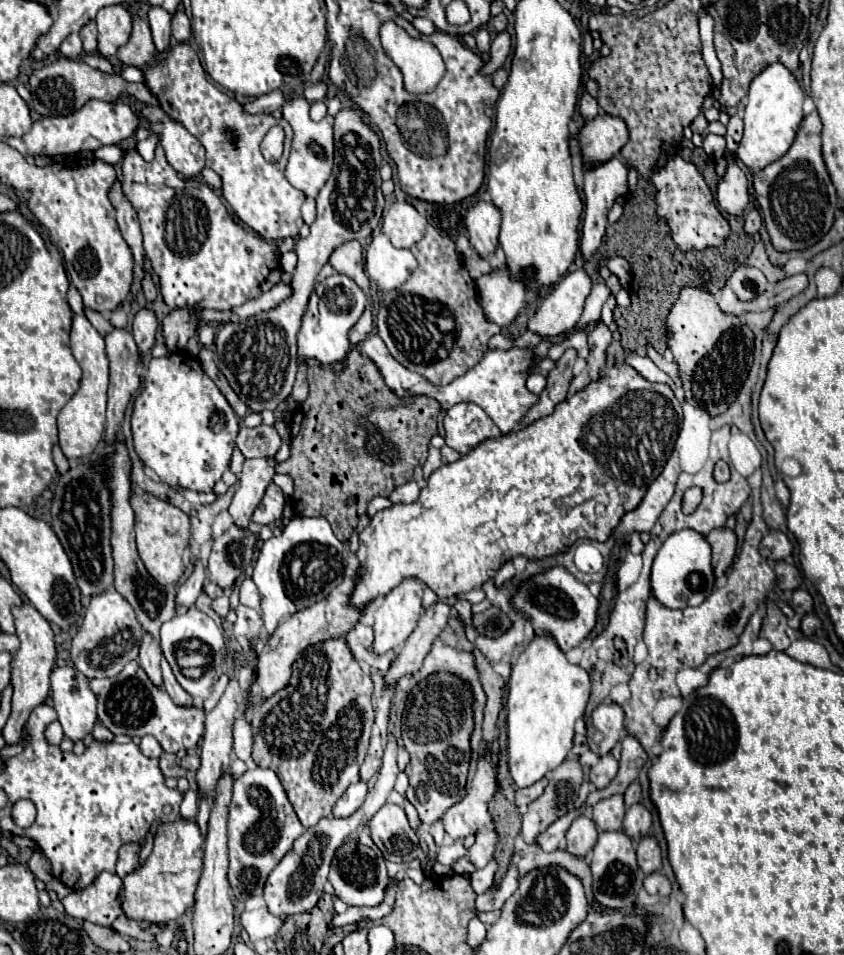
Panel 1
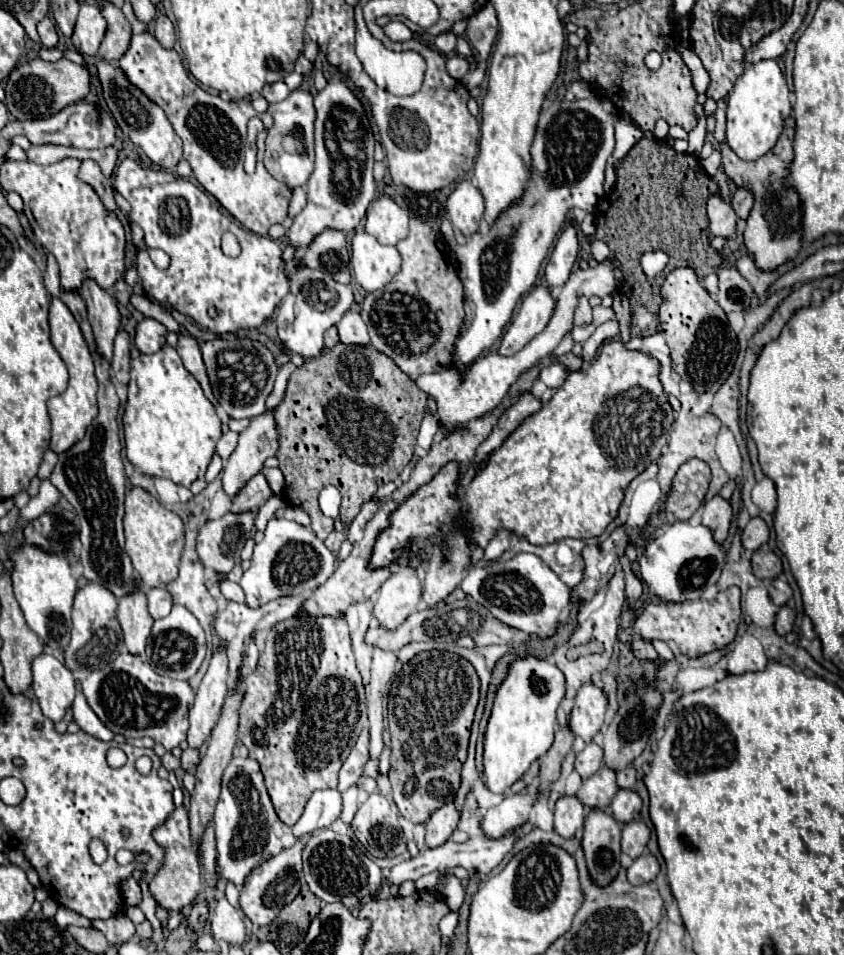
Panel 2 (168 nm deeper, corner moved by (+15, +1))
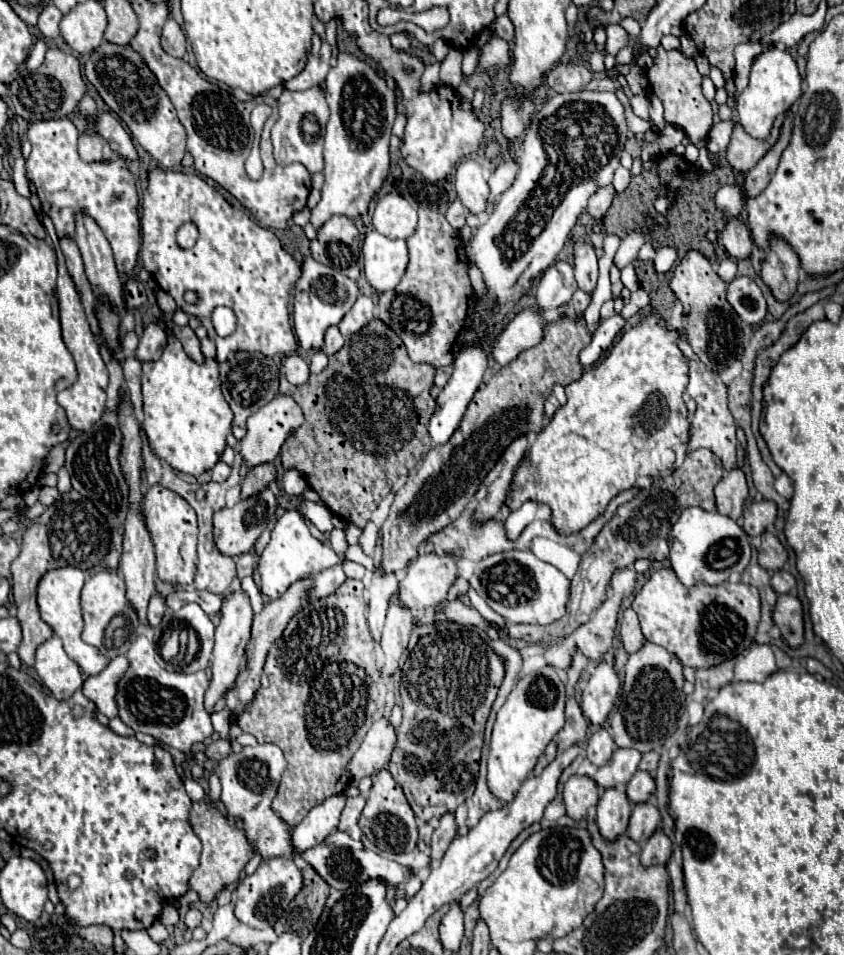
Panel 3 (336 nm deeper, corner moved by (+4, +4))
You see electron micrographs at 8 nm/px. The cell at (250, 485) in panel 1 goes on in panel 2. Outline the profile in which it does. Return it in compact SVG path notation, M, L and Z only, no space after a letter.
M273 410L251 418L249 426L239 434L237 448L223 468L223 490L233 498L249 478L253 478L269 456L279 450L279 432Z

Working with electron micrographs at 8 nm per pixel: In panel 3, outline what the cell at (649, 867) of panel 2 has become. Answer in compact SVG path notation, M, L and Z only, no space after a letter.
M658 829L646 843L642 849L642 863L644 867L652 867L652 865L666 865L668 859L672 855L672 843L670 839L662 833L662 829Z

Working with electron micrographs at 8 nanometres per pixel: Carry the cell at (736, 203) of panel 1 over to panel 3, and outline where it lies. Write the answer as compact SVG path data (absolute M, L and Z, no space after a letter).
M738 217L728 219L722 233L720 233L720 239L722 239L722 245L726 247L730 257L736 257L736 259L750 257L752 237L750 237L748 225L742 219L738 219Z

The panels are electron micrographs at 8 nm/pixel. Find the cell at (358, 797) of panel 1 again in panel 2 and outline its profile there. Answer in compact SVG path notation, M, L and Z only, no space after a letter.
M315 790L309 798L301 818L293 824L293 836L305 840L311 832L319 828L329 828L341 814L341 794L339 790Z

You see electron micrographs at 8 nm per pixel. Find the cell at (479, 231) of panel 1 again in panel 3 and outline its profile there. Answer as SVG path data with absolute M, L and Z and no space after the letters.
M472 157L460 161L460 165L456 167L456 193L462 205L470 213L474 215L484 213L490 189L488 189L482 165Z

